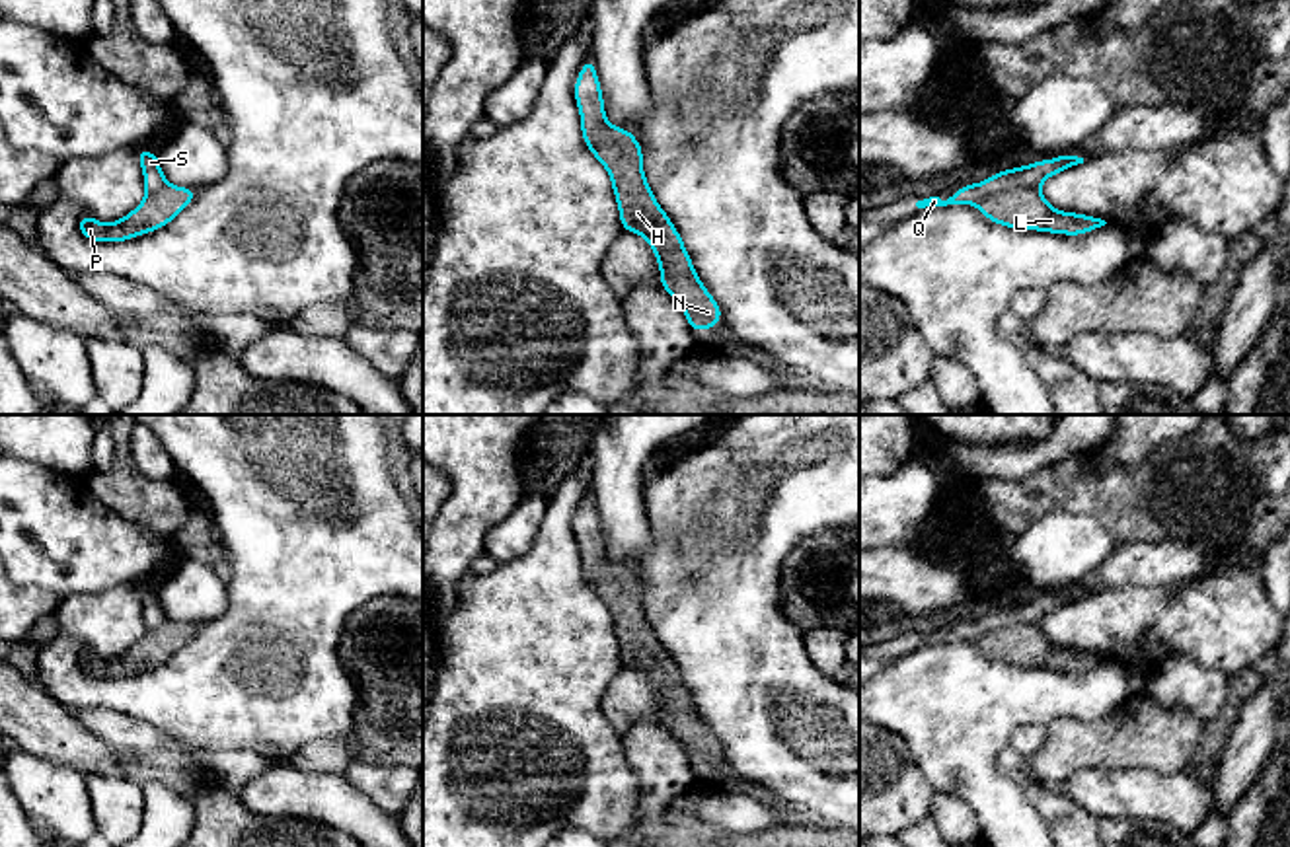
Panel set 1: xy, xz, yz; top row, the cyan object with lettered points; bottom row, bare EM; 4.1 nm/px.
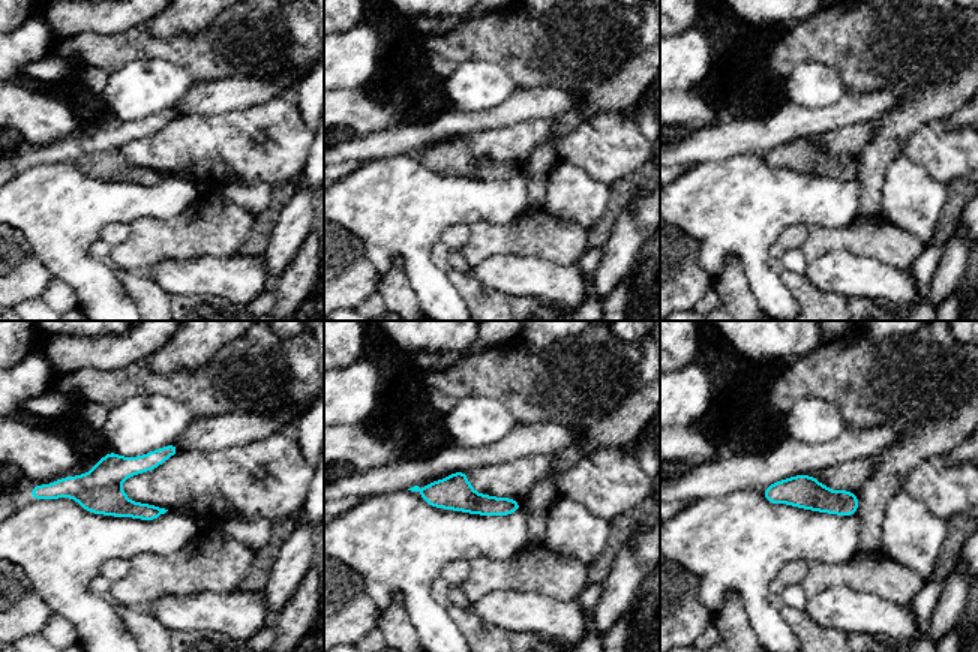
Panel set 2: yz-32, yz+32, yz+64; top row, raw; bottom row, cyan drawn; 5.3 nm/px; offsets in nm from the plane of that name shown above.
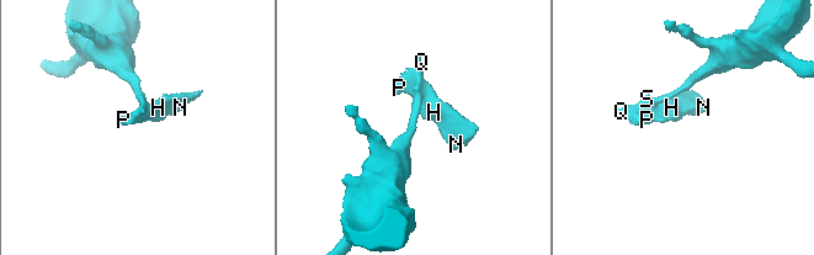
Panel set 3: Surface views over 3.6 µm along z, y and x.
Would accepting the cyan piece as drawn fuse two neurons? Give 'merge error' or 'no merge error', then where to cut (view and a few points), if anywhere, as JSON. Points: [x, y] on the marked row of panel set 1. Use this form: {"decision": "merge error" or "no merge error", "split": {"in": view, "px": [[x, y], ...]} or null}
{"decision": "merge error", "split": {"in": "yz", "px": [[1039, 184], [990, 193], [977, 205]]}}

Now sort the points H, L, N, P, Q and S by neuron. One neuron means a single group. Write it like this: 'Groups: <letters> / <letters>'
Groups: H L N P / Q S

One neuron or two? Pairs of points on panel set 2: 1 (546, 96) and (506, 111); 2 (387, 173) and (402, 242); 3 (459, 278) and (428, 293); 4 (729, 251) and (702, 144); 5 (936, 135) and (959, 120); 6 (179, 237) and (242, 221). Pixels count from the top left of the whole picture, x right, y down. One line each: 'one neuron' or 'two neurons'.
1: one neuron
2: one neuron
3: two neurons
4: two neurons
5: two neurons
6: one neuron

